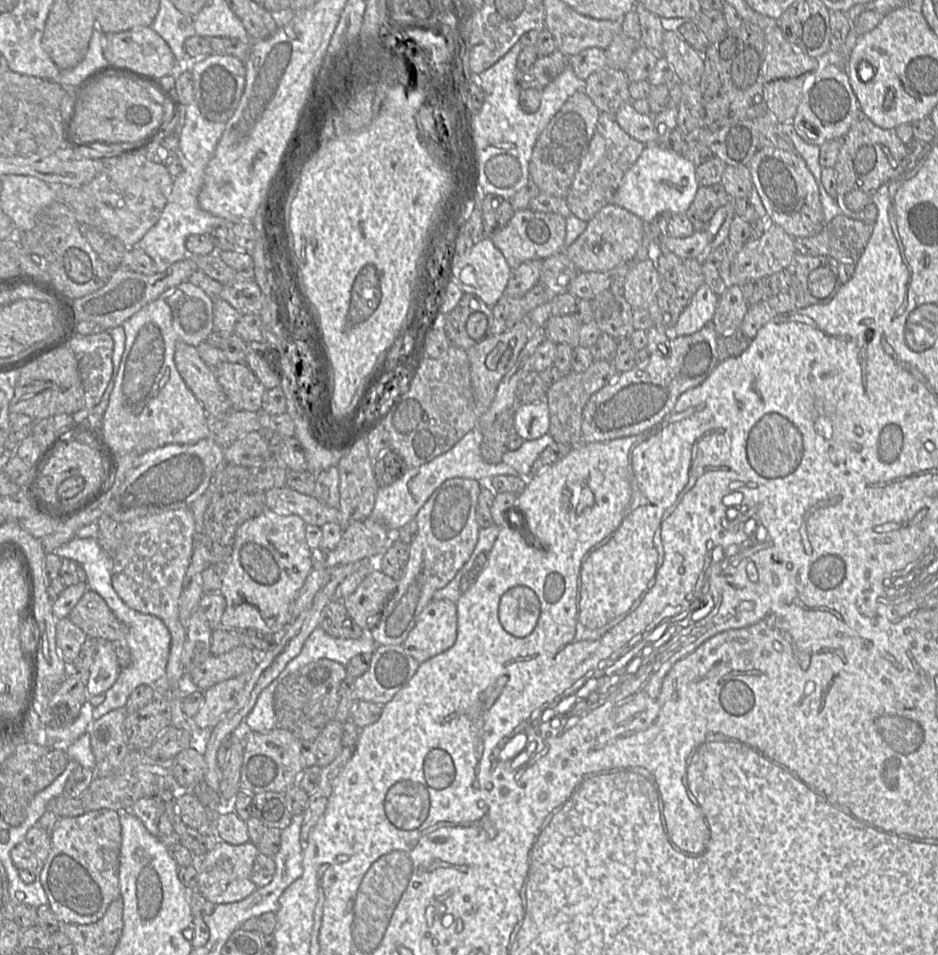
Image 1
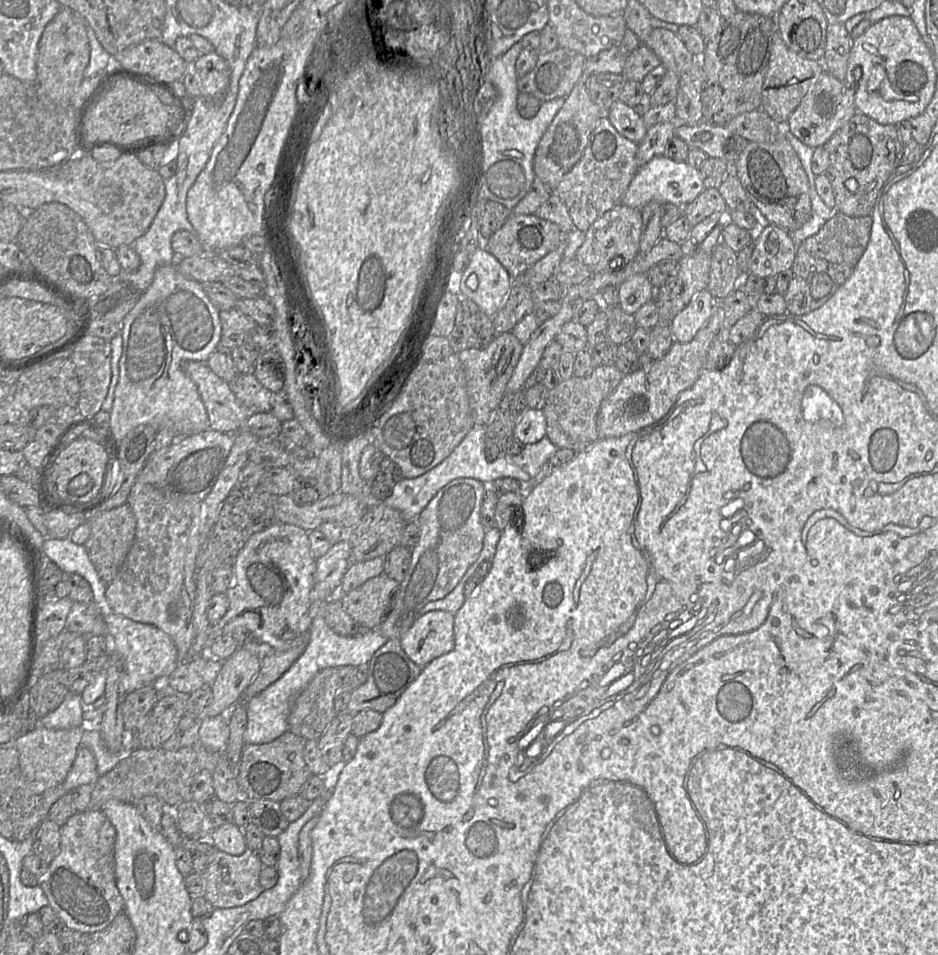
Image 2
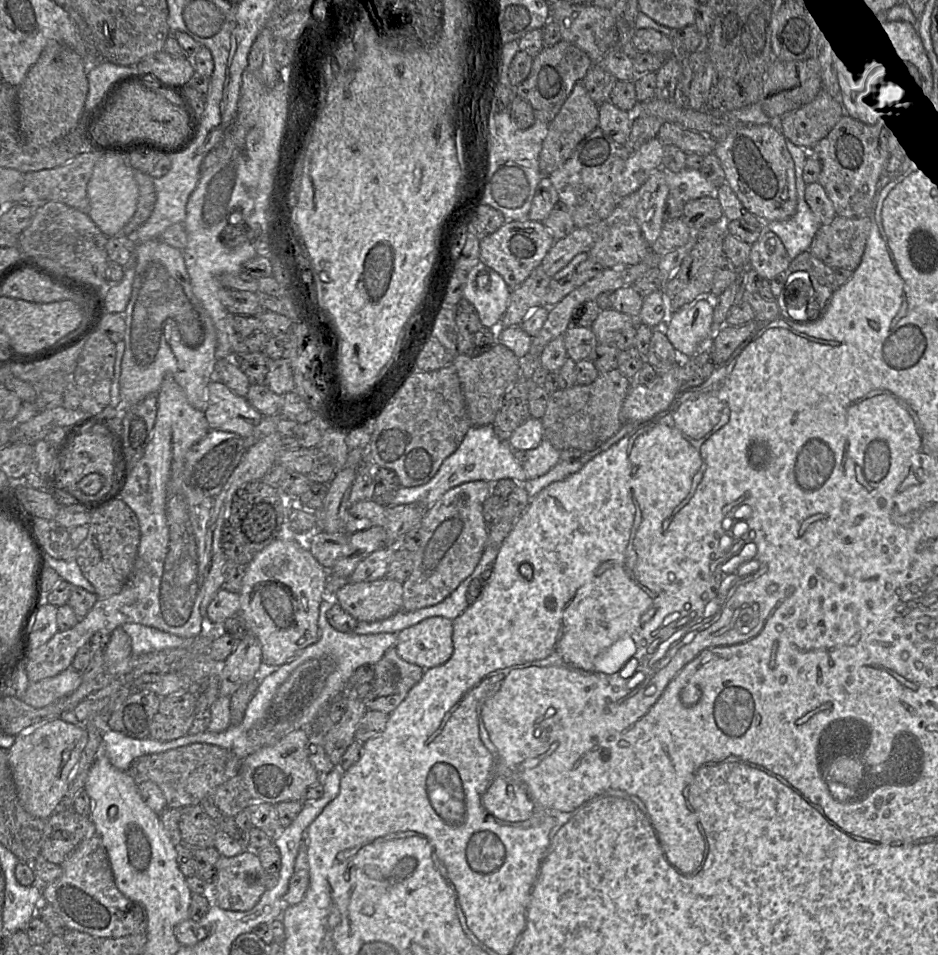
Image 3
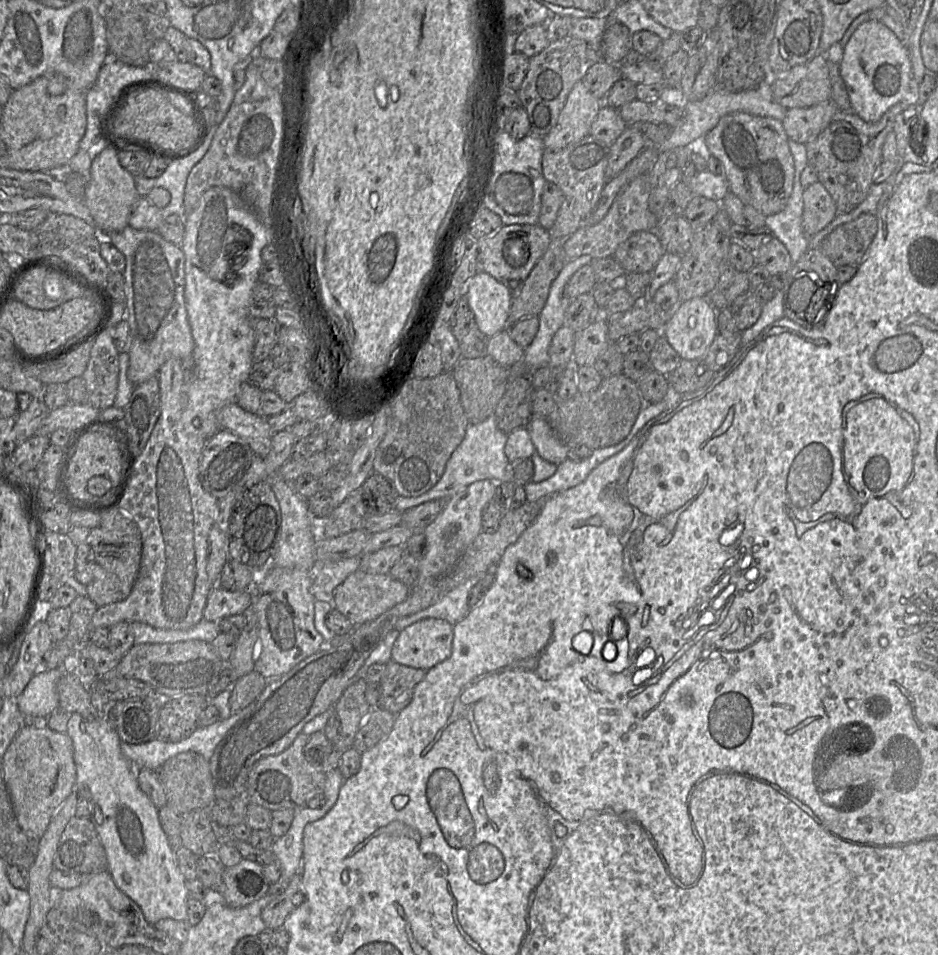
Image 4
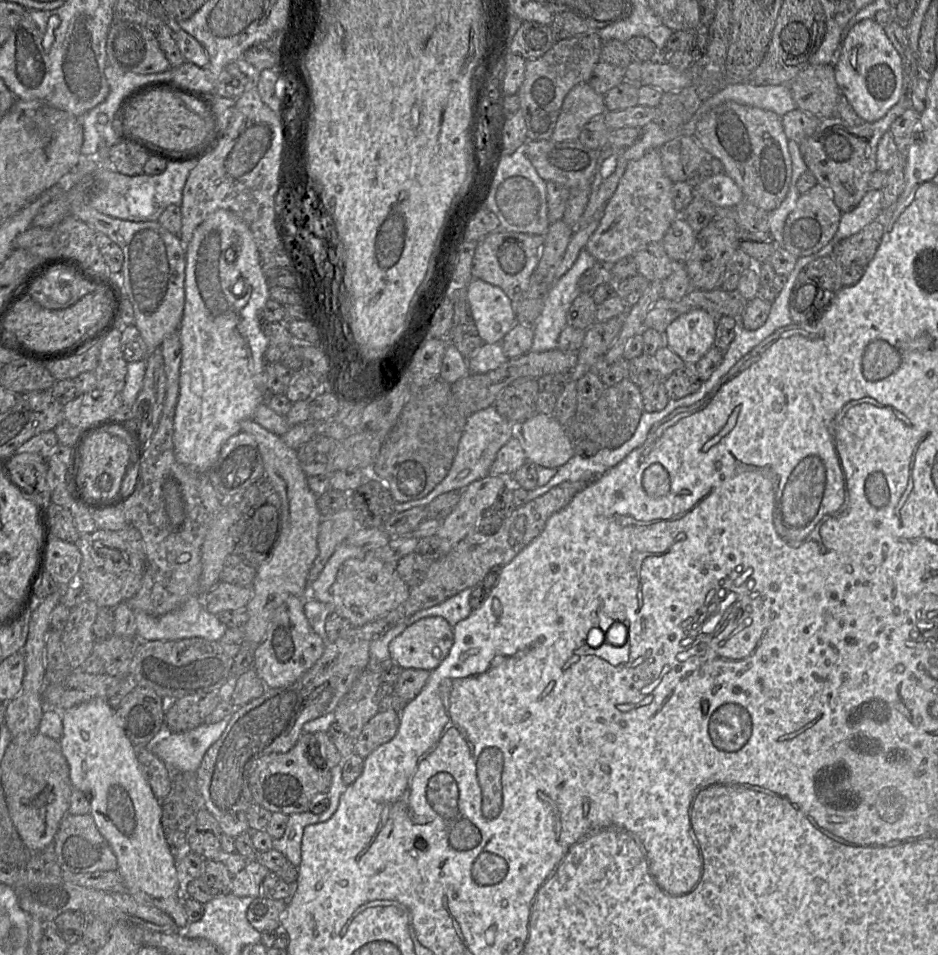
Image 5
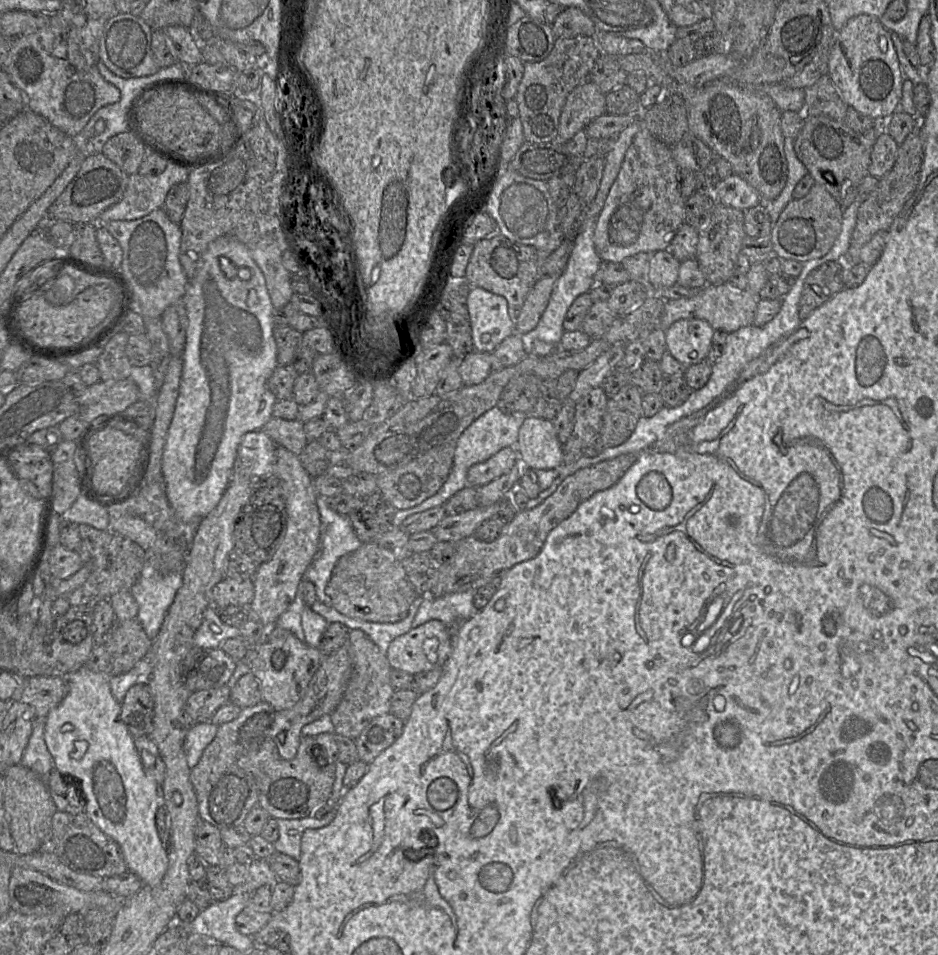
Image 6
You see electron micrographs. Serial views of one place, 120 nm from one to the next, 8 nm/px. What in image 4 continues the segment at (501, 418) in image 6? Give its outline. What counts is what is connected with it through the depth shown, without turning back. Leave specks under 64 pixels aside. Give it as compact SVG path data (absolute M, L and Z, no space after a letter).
M494 414L476 424L469 424L462 442L454 450L446 464L440 480L426 493L417 497L403 497L398 495L395 509L400 512L416 507L422 503L435 499L450 499L459 491L480 480L492 480L496 483L511 479L511 466L505 455L505 445L508 434L502 432L496 423Z

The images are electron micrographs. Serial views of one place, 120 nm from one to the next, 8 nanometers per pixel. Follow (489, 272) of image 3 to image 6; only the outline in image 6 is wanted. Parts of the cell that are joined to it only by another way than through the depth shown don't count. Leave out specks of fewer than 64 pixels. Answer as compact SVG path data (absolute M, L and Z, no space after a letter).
M471 287L467 298L474 350L492 353L500 343L515 332L515 317L510 314L507 300L480 287Z

